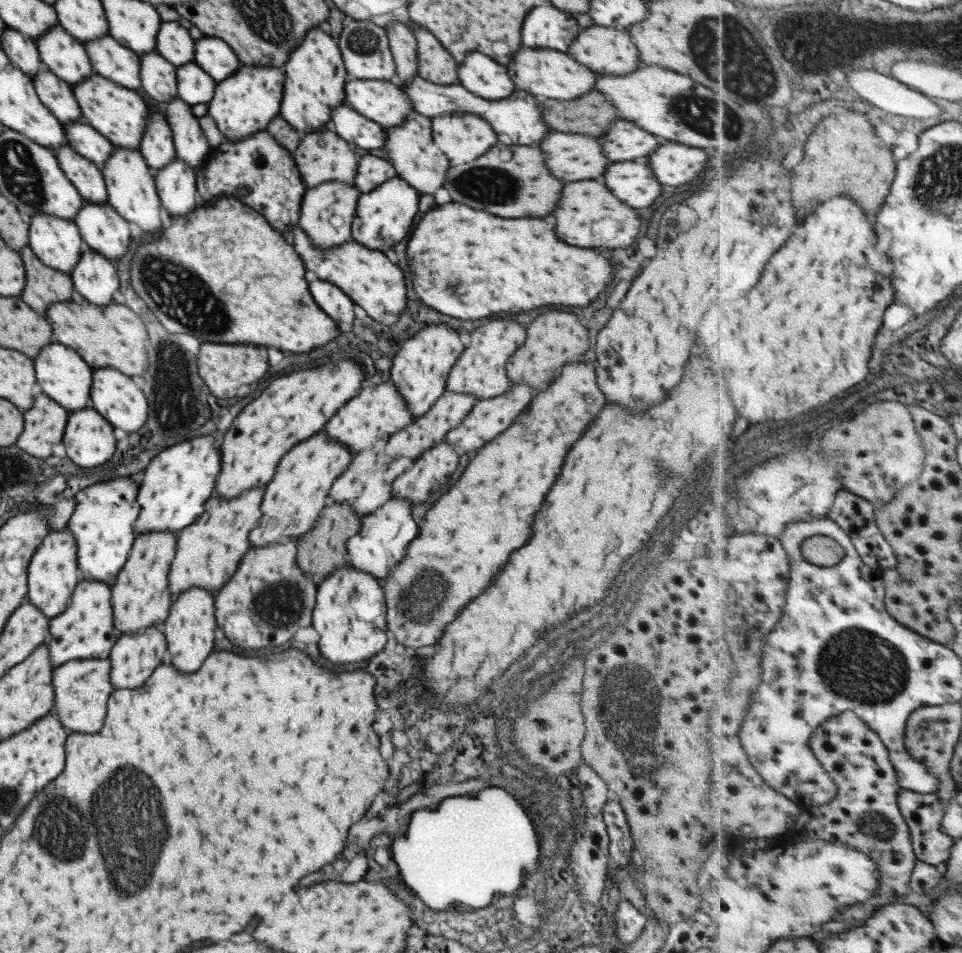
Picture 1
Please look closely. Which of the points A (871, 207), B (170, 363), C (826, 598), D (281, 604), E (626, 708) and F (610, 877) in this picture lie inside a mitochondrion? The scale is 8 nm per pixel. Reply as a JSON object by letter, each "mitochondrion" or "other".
{"A":"other","B":"mitochondrion","C":"other","D":"mitochondrion","E":"mitochondrion","F":"other"}

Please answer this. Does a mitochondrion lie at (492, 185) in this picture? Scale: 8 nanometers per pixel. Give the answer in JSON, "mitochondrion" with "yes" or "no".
{"mitochondrion":"yes"}

